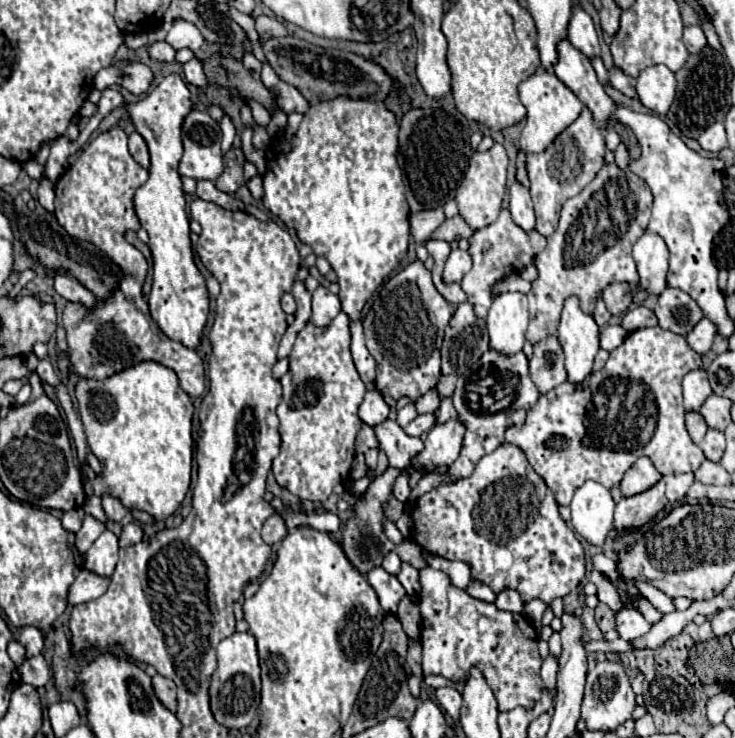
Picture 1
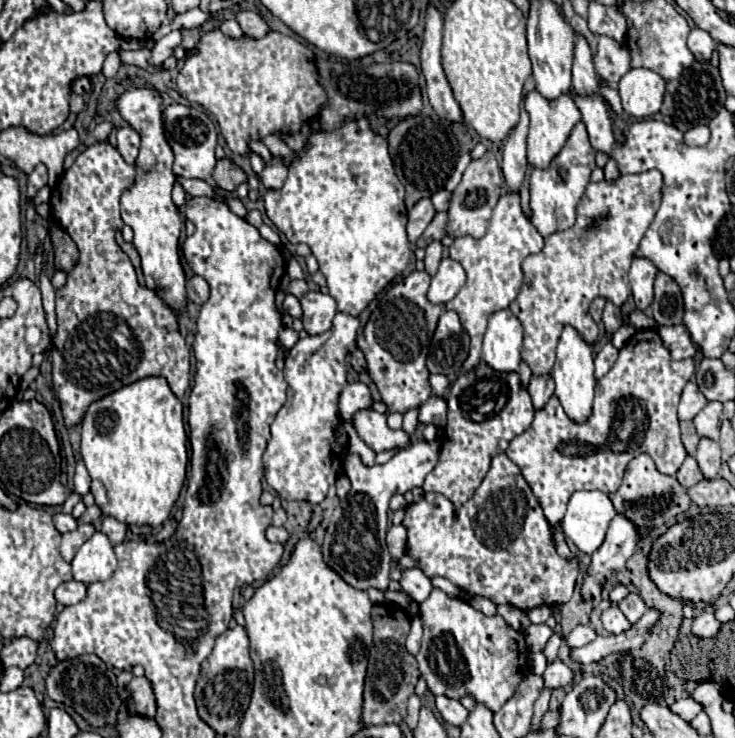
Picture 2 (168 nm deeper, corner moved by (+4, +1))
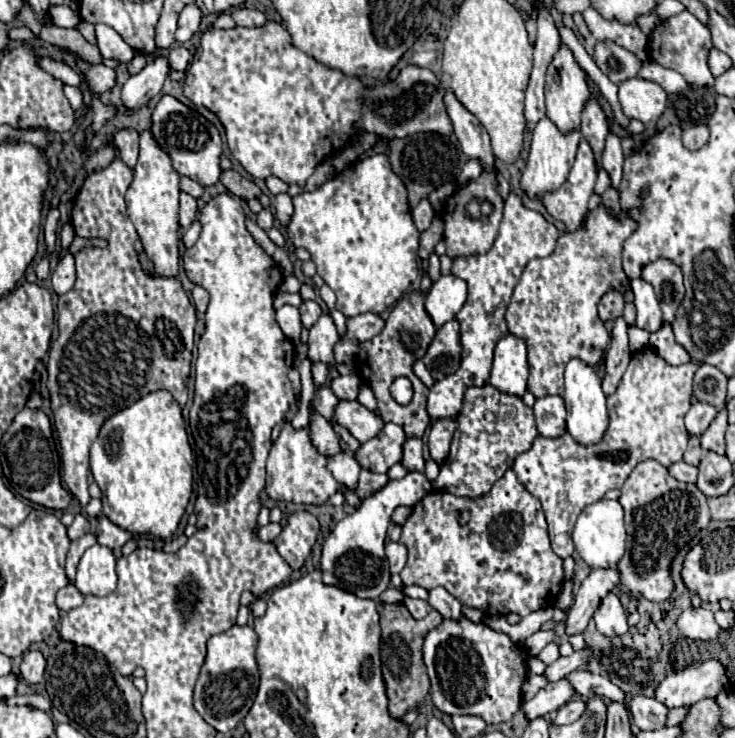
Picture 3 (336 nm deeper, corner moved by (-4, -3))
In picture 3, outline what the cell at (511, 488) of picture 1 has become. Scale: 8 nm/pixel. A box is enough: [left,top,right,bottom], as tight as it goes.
[400,470,564,616]

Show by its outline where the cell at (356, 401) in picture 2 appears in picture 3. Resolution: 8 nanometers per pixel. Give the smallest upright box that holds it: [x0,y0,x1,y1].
[328,374,360,400]

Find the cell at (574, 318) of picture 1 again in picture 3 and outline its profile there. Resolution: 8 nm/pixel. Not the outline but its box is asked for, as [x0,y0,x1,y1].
[564,360,608,446]

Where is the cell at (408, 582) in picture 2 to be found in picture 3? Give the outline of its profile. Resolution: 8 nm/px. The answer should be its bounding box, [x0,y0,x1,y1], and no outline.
[428,588,464,620]

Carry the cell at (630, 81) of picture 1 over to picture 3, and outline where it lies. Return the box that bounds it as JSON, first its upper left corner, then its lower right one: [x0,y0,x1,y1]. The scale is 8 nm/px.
[594,40,642,84]

